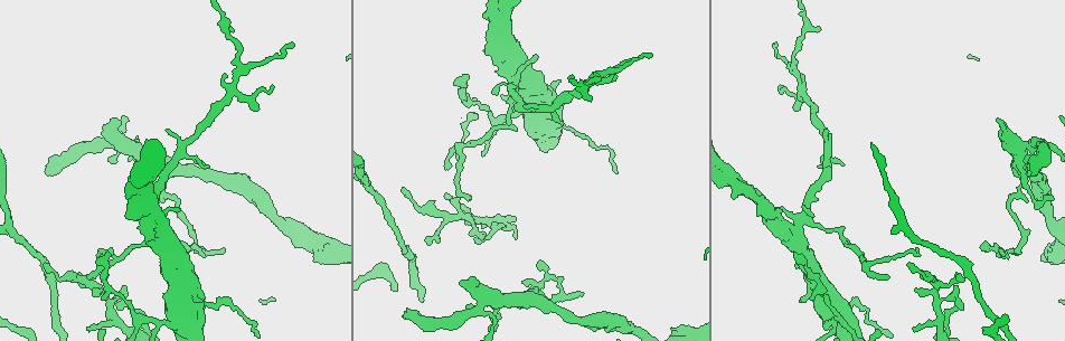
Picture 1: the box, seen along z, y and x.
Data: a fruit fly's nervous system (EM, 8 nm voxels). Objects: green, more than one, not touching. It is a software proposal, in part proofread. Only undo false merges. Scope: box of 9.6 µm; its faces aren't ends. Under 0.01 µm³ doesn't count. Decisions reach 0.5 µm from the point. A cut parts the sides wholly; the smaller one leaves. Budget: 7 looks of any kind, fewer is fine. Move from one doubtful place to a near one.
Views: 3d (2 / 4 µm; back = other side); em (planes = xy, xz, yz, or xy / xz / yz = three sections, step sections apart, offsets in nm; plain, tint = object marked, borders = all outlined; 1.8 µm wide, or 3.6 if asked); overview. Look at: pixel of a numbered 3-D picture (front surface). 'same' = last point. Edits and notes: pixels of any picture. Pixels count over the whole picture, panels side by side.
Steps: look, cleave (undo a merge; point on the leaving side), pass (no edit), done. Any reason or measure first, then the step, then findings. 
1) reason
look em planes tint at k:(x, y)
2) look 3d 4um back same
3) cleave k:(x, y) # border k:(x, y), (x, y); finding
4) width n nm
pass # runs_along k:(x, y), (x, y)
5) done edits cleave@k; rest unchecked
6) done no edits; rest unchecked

thick turns thin
look em xz step 8 tint at 1:(945, 325)

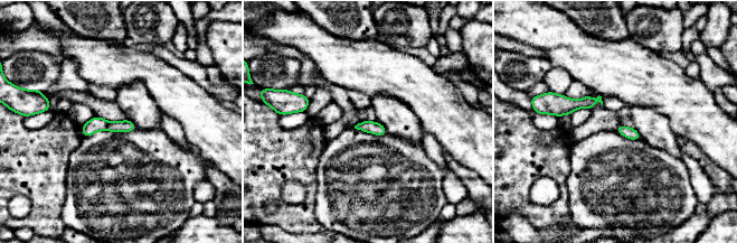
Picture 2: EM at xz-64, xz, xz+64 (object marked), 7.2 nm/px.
width 90 nm
pass # runs_along 2:(132, 127), (93, 125), (84, 132); continuous, no second cell

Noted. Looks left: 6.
calibre changes
look em 3.6um xz step 8 tint at 1:(181, 304)

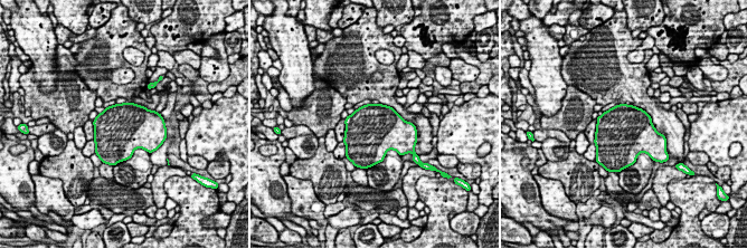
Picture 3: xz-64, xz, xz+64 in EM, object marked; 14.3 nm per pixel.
look em 3.6um planes borders same

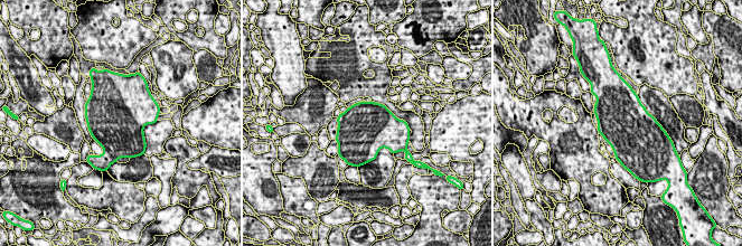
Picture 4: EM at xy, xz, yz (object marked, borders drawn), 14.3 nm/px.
width 750 nm
pass # one cell here

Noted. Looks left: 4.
thin arm on a thick one
look 3d 2um at 1:(794, 243)

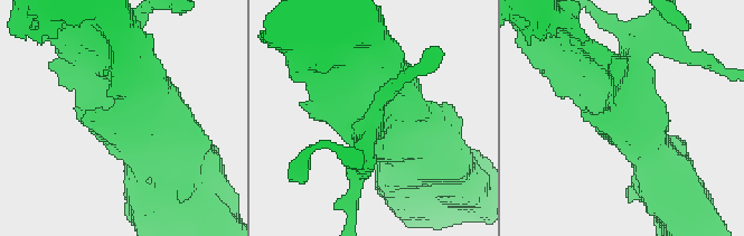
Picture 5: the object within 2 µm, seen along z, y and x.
need the tissue
look em planes tint at 5:(623, 115)

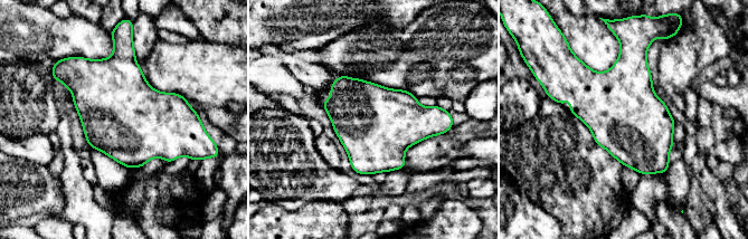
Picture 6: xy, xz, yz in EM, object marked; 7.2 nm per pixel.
width 550 nm
pass # continuous, no second cell

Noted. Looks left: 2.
done no edits; rest unchecked

